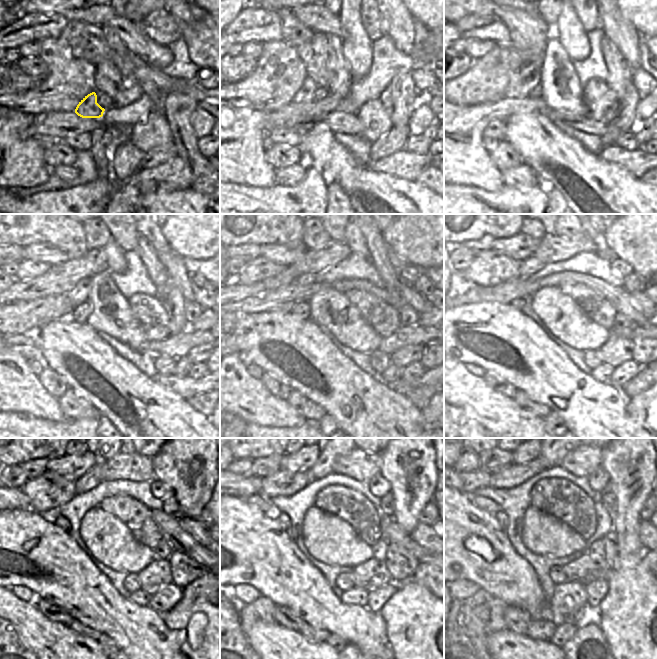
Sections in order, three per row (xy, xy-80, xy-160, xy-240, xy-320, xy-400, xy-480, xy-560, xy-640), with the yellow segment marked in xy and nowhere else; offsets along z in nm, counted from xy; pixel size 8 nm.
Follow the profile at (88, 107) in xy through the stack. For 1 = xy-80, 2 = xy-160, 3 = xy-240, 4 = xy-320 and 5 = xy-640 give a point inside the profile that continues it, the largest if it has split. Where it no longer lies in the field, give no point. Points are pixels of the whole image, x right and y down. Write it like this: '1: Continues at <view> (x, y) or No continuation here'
1: Continues at xy-80 (305, 94)
2: Continues at xy-160 (531, 77)
3: Continues at xy-240 (81, 291)
4: Continues at xy-320 (308, 279)
5: Continues at xy-640 (553, 458)

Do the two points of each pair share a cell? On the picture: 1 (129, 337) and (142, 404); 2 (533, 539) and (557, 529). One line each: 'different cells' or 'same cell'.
1: different cells
2: same cell

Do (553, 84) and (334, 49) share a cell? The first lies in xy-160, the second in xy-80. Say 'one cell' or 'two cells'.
one cell

